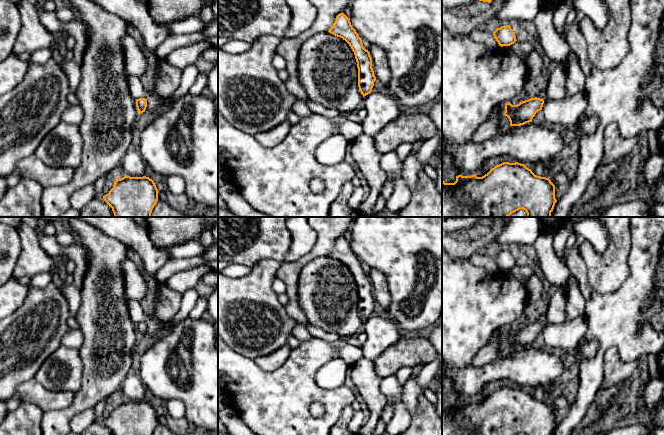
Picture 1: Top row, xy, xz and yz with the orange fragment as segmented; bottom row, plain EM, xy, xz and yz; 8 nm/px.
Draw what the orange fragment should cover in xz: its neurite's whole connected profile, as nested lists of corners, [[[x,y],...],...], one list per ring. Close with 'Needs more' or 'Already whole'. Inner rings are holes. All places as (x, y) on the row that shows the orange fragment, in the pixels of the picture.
[[[343,12],[338,14],[328,32],[349,44],[357,62],[359,90],[363,97],[370,94],[376,80],[372,68],[372,58],[370,52],[364,48],[362,39],[351,25],[350,18]]]. Already whole

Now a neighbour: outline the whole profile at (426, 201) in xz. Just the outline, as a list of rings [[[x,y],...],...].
[[[421,170],[417,188],[411,193],[408,205],[400,210],[399,217],[442,217],[442,194],[436,181]]]

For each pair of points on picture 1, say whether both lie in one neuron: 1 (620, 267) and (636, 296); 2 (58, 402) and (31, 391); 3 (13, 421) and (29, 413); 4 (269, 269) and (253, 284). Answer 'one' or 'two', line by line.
1: two
2: one
3: one
4: one

